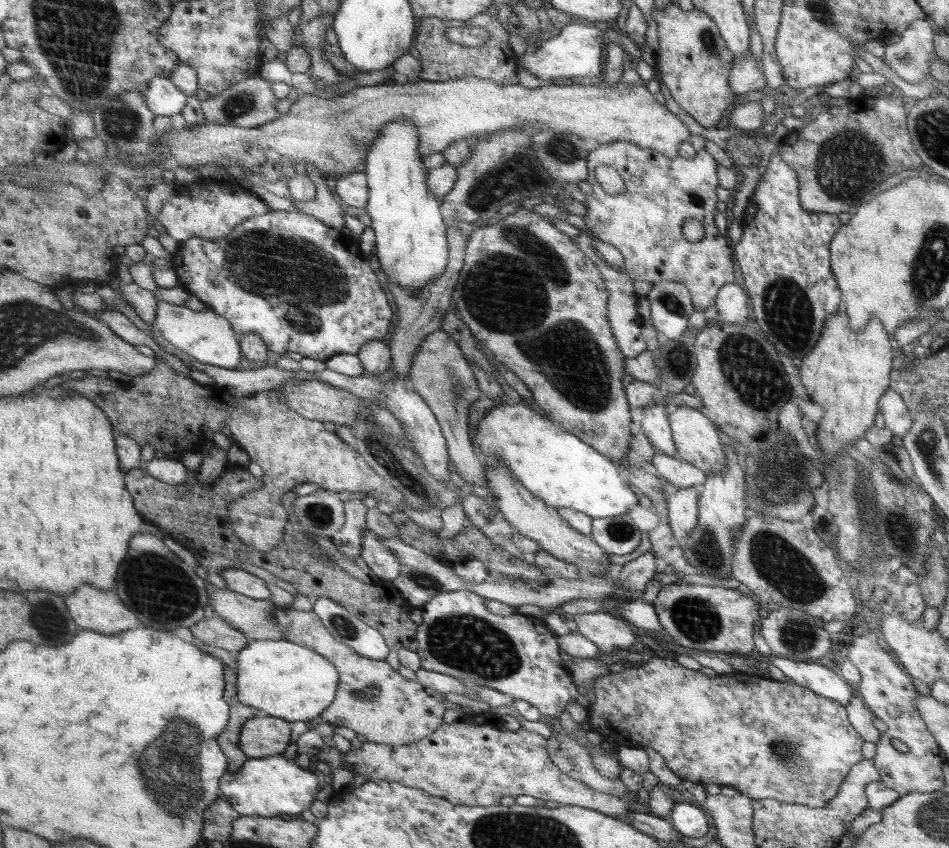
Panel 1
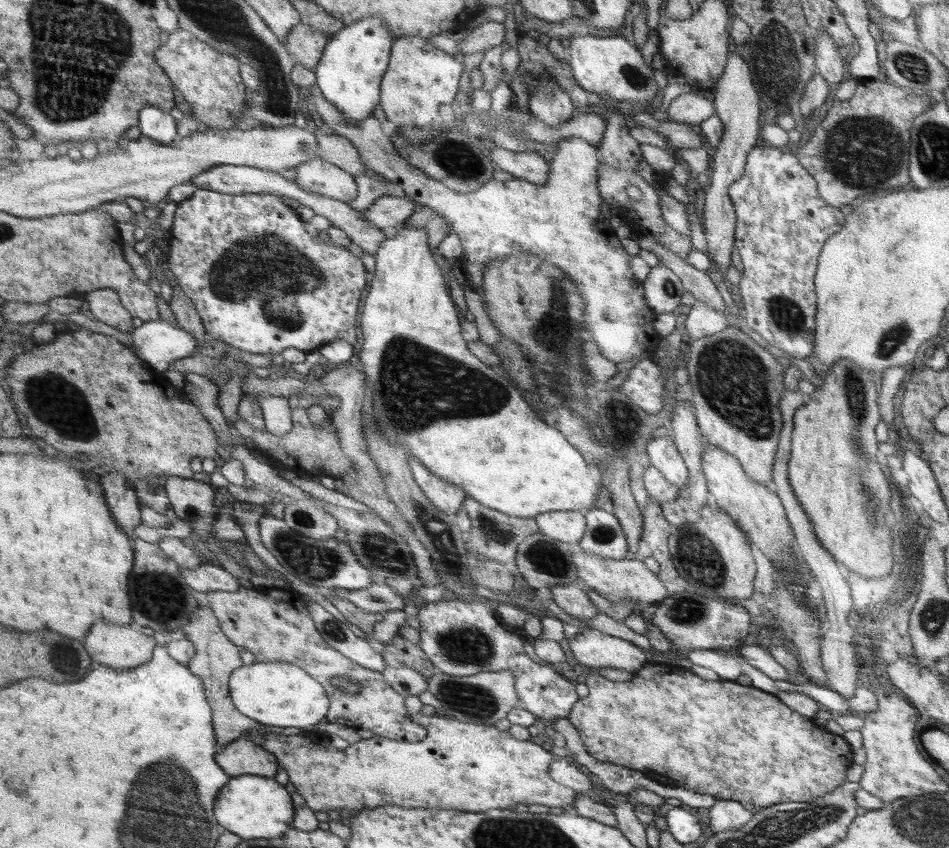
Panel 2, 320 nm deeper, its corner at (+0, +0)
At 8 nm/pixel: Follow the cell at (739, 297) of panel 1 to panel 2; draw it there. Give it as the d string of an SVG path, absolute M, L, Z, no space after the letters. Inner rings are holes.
M699 302L691 308L682 323L686 331L686 343L716 334L729 326L723 311L716 311Z

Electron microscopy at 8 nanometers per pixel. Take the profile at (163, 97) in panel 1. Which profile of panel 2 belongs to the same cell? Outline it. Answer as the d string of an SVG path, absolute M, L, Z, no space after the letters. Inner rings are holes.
M148 106L142 111L139 128L143 135L164 144L173 144L179 134L179 122L159 106Z

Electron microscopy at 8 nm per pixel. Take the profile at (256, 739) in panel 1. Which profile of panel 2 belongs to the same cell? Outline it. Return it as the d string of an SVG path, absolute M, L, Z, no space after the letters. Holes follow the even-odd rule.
M246 735L232 741L226 748L219 749L216 762L223 768L224 773L231 777L250 774L275 778L279 768L275 755L264 750Z

